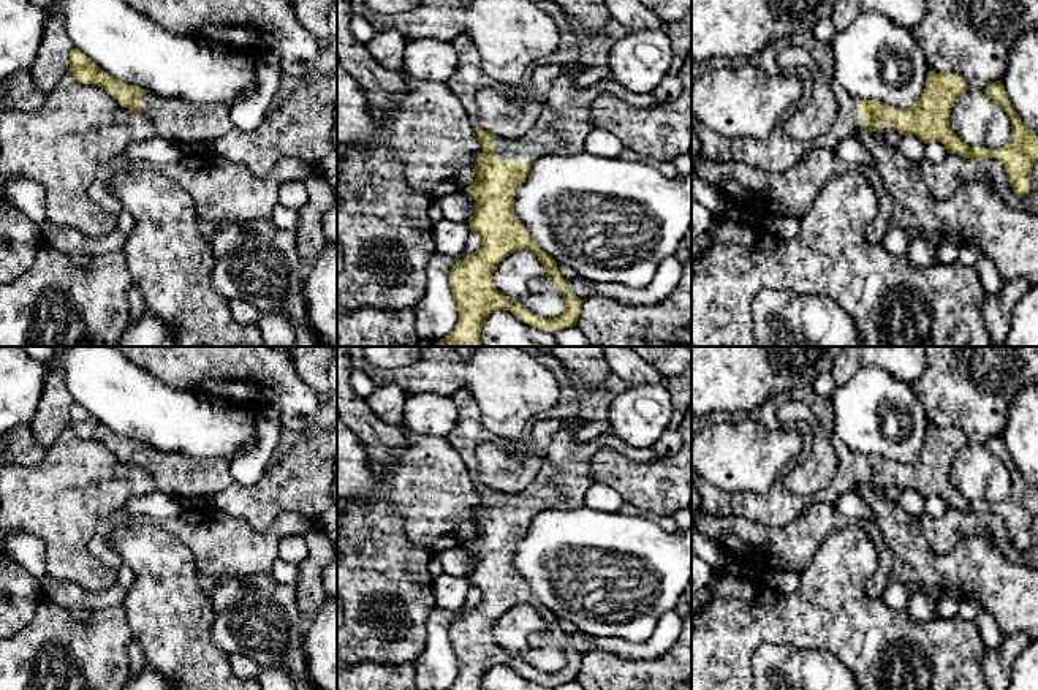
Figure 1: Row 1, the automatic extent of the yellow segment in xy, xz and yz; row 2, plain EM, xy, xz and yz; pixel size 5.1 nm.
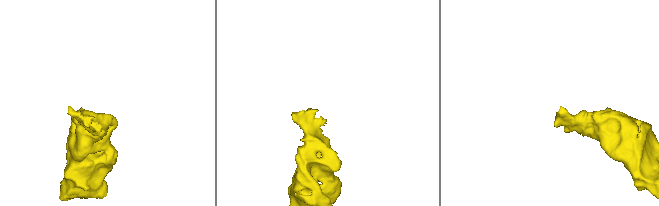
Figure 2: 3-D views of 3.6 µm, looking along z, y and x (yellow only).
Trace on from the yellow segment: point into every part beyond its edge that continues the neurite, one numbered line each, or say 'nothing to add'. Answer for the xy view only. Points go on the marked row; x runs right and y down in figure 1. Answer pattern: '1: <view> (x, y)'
1: xy (176, 121)

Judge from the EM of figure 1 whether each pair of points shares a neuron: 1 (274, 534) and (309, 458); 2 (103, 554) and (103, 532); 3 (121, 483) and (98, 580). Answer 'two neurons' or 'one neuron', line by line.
1: two neurons
2: one neuron
3: one neuron

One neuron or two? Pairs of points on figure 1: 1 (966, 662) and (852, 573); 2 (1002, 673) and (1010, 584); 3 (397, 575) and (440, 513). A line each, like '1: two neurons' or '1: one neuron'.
1: one neuron
2: two neurons
3: two neurons

